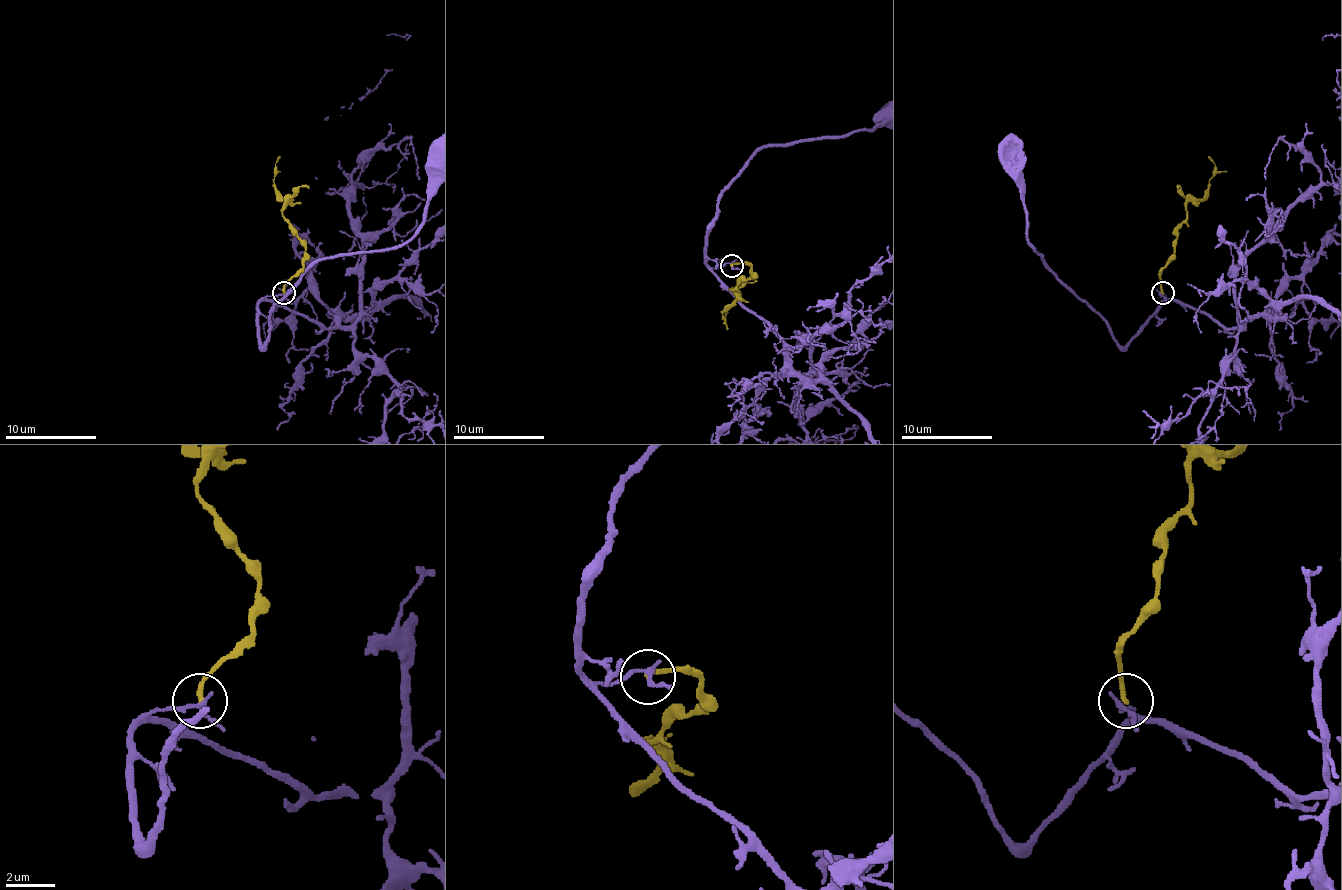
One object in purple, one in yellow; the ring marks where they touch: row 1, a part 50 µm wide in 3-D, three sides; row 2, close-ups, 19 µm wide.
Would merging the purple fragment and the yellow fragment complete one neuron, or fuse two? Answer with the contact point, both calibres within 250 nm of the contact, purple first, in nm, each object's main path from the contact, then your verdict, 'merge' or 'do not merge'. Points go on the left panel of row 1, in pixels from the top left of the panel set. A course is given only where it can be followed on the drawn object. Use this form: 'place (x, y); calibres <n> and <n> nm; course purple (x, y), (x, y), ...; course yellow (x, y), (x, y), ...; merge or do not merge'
place (283, 292); calibres 190 and 170 nm; course purple (283, 293), (257, 304), (262, 346), (269, 311), (315, 263), (402, 247), (422, 222), (429, 172); course yellow (283, 293), (285, 284), (299, 270), (305, 243), (283, 215), (283, 204), (287, 201), (273, 179), (280, 156); do not merge

